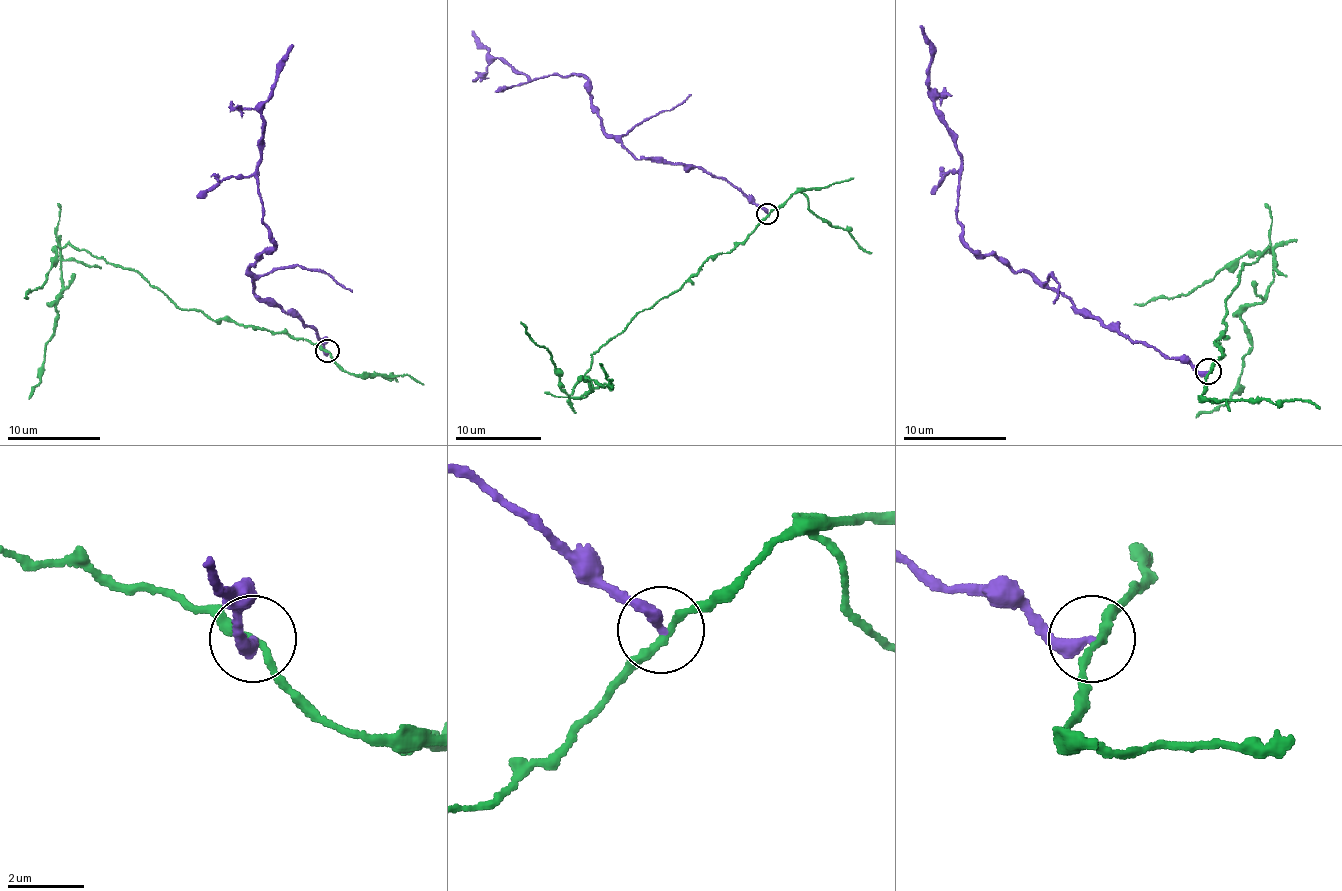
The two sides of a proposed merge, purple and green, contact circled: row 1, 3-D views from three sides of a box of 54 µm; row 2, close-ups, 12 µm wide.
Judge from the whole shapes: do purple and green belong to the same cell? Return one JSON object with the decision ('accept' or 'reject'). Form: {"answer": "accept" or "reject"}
{"answer": "reject"}

